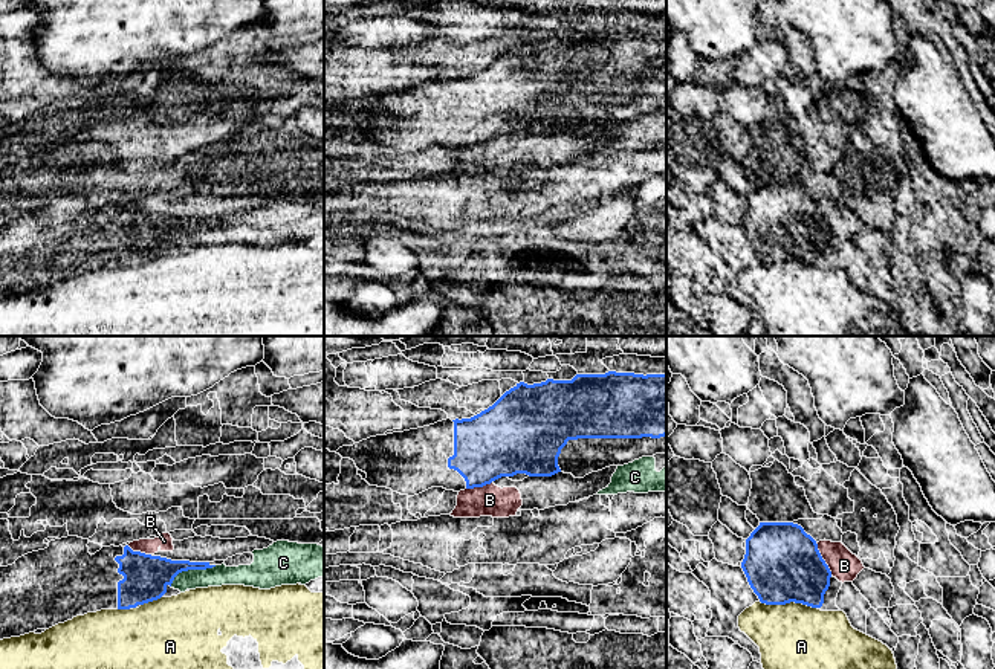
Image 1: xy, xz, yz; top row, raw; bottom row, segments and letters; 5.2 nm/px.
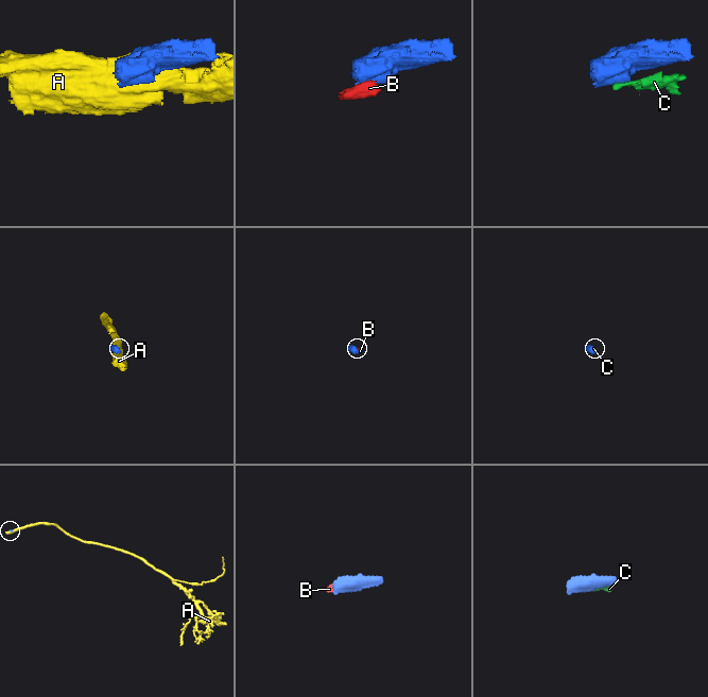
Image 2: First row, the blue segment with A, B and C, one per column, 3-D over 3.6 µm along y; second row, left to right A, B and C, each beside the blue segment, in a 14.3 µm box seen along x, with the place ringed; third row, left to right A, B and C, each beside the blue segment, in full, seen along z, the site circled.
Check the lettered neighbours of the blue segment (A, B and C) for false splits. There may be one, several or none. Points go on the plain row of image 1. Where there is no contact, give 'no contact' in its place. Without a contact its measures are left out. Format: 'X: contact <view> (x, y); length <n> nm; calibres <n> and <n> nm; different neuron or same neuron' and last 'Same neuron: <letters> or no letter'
A: contact yz (789, 260); length 300 nm; calibres 400 and 440 nm; different neuron
B: contact yz (823, 217); length 200 nm; calibres 400 and 160 nm; different neuron
C: contact xy (191, 226); length 260 nm; calibres 240 and 110 nm; different neuron
Same neuron: no letter

